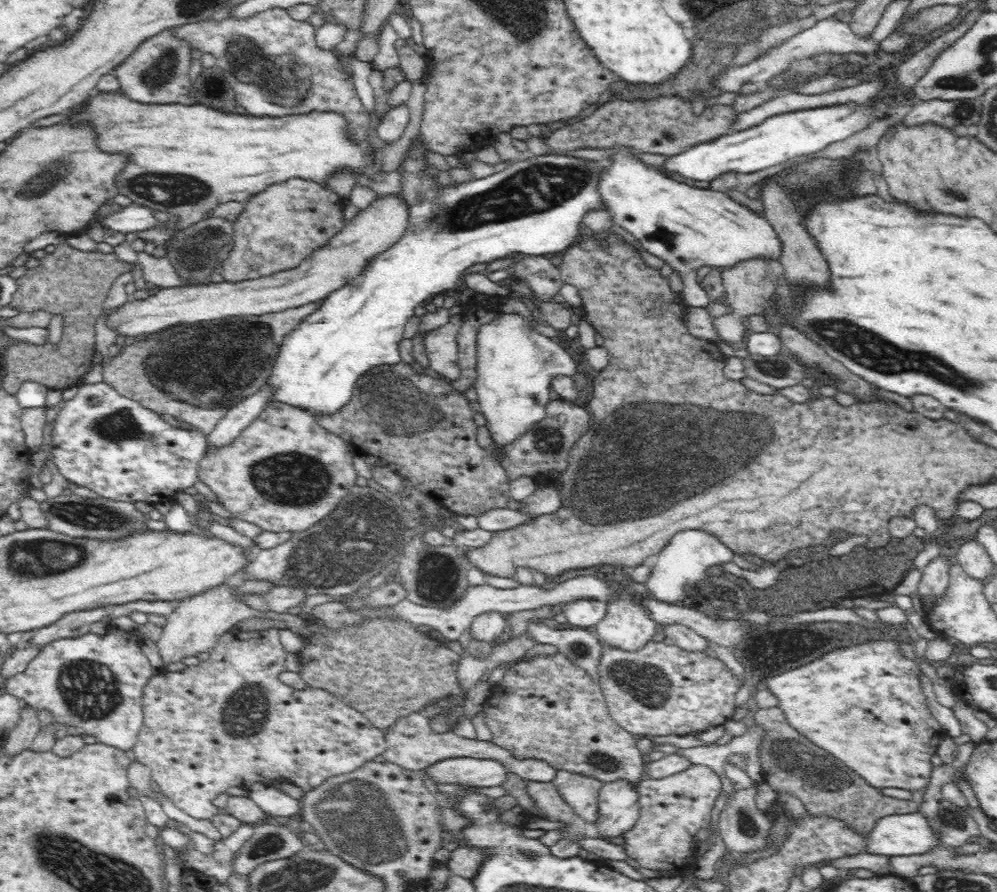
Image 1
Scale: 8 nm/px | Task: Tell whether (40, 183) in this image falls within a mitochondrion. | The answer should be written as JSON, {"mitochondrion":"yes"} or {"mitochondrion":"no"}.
{"mitochondrion":"yes"}

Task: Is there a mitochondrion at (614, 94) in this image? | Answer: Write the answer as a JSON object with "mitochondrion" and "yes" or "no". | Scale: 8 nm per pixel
{"mitochondrion":"no"}

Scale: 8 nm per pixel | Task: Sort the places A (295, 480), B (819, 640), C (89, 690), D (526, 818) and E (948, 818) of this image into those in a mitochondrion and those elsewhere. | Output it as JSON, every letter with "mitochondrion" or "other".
{"A":"mitochondrion","B":"other","C":"mitochondrion","D":"other","E":"mitochondrion"}

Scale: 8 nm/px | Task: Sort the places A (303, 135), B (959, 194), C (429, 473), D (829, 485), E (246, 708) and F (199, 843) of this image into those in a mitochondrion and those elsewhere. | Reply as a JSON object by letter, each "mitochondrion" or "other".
{"A":"other","B":"mitochondrion","C":"other","D":"other","E":"mitochondrion","F":"other"}

